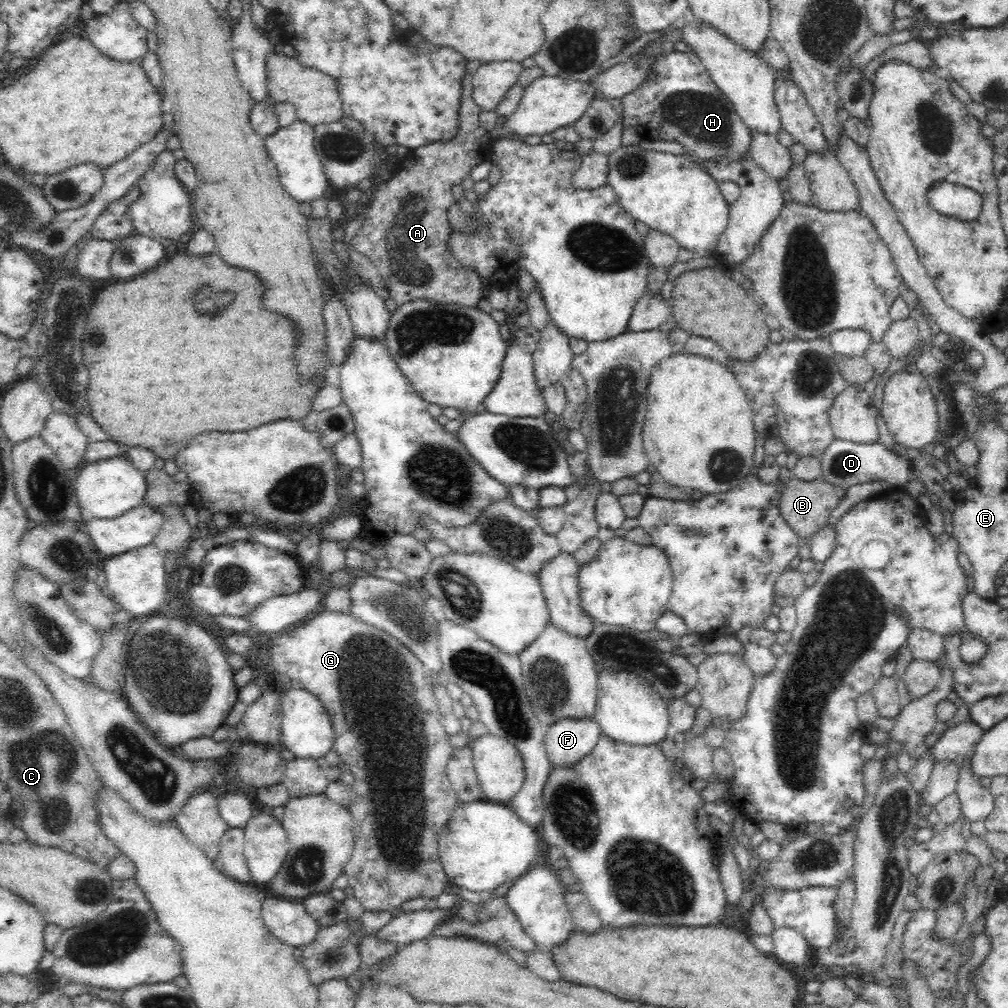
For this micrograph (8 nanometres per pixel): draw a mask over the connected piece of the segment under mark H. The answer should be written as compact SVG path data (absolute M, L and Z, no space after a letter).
M668 52L650 63L644 82L621 98L624 125L632 127L643 143L653 140L679 142L686 152L701 160L716 156L747 156L750 130L735 112L732 103L712 82L696 54Z

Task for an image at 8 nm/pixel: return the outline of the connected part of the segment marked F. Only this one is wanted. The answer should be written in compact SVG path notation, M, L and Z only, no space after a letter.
M560 718L545 731L544 742L553 766L572 766L590 755L602 732L592 718Z

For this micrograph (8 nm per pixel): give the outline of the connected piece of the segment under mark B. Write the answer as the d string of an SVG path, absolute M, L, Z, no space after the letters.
M785 477L785 488L779 503L780 516L803 542L808 541L827 525L828 516L845 498L845 494L846 491L843 488L827 484L822 477L814 482Z

